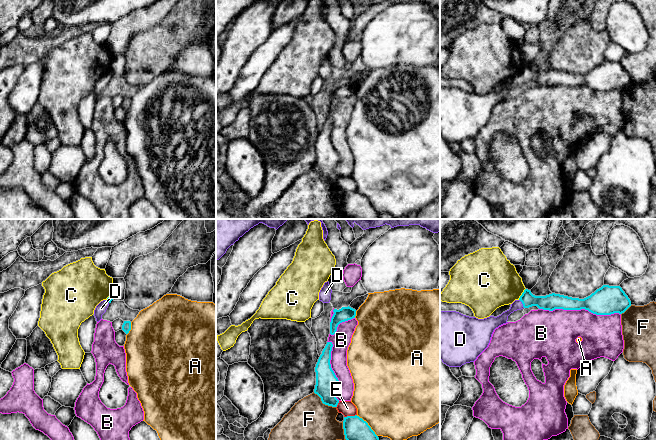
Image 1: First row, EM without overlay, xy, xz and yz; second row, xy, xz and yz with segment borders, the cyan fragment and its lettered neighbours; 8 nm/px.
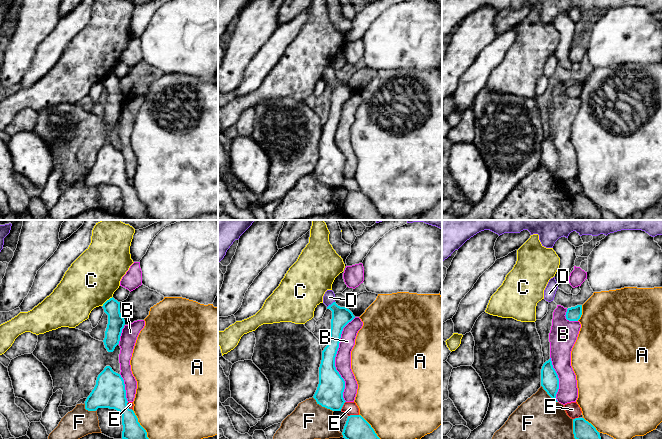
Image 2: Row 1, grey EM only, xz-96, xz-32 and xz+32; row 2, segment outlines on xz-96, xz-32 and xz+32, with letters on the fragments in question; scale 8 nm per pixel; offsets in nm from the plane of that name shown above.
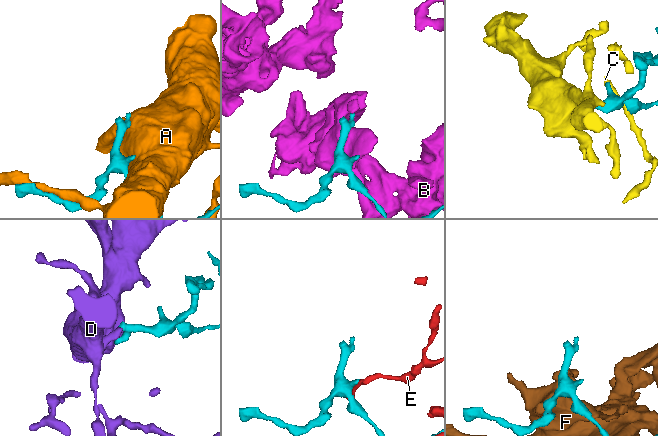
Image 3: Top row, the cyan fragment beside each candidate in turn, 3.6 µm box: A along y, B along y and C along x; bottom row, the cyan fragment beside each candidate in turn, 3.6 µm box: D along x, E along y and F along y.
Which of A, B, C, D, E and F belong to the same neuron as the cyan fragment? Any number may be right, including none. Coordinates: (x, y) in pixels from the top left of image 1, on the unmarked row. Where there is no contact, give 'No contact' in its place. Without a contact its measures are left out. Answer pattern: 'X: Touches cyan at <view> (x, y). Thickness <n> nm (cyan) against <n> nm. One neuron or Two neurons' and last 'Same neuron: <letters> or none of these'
A: Touches cyan at xz (367, 200). Thickness 220 nm (cyan) against 480 nm. Two neurons
B: Touches cyan at yz (580, 85). Thickness 240 nm (cyan) against 320 nm. Two neurons
C: Touches cyan at yz (522, 70). Thickness 130 nm (cyan) against 400 nm. Two neurons
D: Touches cyan at yz (522, 79). Thickness 130 nm (cyan) against 80 nm. One neuron
E: Touches cyan at xz (350, 192). Thickness 220 nm (cyan) against 120 nm. Two neurons
F: Touches cyan at xz (323, 179). Thickness 180 nm (cyan) against 340 nm. Two neurons
Same neuron: D

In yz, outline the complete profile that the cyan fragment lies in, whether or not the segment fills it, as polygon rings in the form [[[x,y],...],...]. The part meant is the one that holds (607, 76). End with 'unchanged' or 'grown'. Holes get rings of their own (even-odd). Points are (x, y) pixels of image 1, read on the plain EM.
[[[603,61],[584,75],[555,69],[535,72],[525,65],[510,85],[497,93],[478,95],[456,87],[440,87],[440,135],[449,143],[474,138],[488,123],[494,106],[508,99],[511,89],[532,82],[549,87],[585,85],[596,91],[611,91],[624,89],[631,77],[620,62]]]; grown

